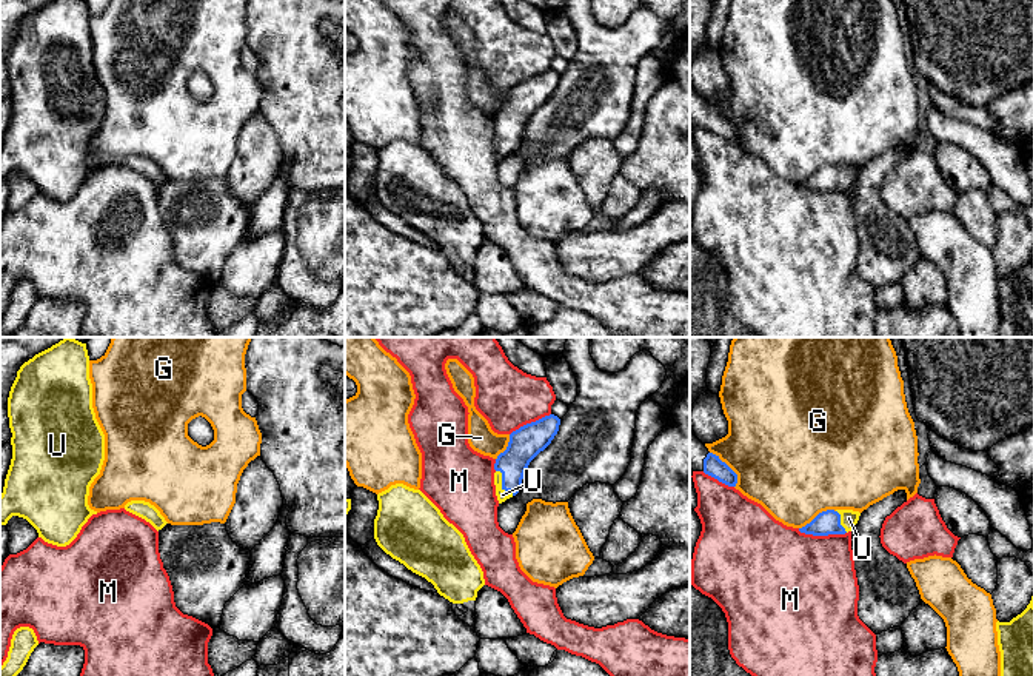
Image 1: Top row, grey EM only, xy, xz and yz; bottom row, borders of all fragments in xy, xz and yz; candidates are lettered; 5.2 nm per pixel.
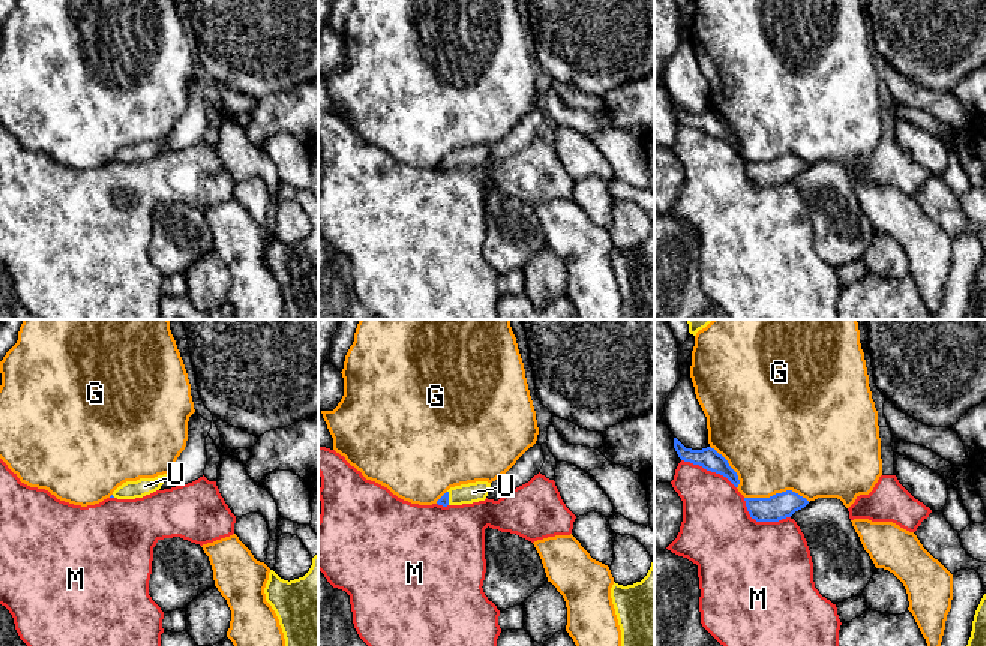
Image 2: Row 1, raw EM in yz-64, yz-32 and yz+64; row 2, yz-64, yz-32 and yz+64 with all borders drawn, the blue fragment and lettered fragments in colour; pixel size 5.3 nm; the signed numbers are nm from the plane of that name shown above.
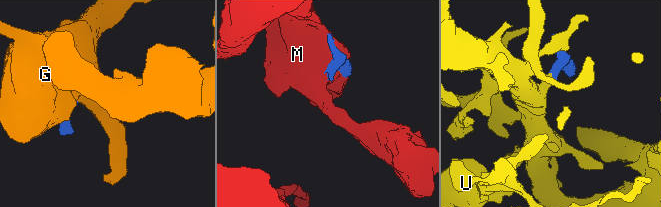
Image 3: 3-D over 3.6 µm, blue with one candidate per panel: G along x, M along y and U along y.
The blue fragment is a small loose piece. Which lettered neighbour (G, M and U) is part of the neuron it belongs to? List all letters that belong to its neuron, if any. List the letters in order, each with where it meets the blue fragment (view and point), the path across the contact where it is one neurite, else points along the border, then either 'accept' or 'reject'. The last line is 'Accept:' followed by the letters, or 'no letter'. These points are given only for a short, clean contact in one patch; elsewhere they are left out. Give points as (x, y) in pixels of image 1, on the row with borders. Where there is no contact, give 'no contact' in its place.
G: yz (730, 468) | reject
M: yz (822, 535) | reject
U: xz (502, 484) | across xz (525, 444), (502, 484), (502, 495) | accept
Accept: U

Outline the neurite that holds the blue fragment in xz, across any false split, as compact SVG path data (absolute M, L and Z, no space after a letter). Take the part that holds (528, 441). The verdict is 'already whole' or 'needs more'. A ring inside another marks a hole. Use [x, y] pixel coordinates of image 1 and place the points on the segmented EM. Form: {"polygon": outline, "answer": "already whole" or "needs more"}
{"polygon": "M550 414L510 434L506 450L497 456L494 463L494 485L499 504L519 493L530 462L551 443L559 425L560 419Z", "answer": "needs more"}

